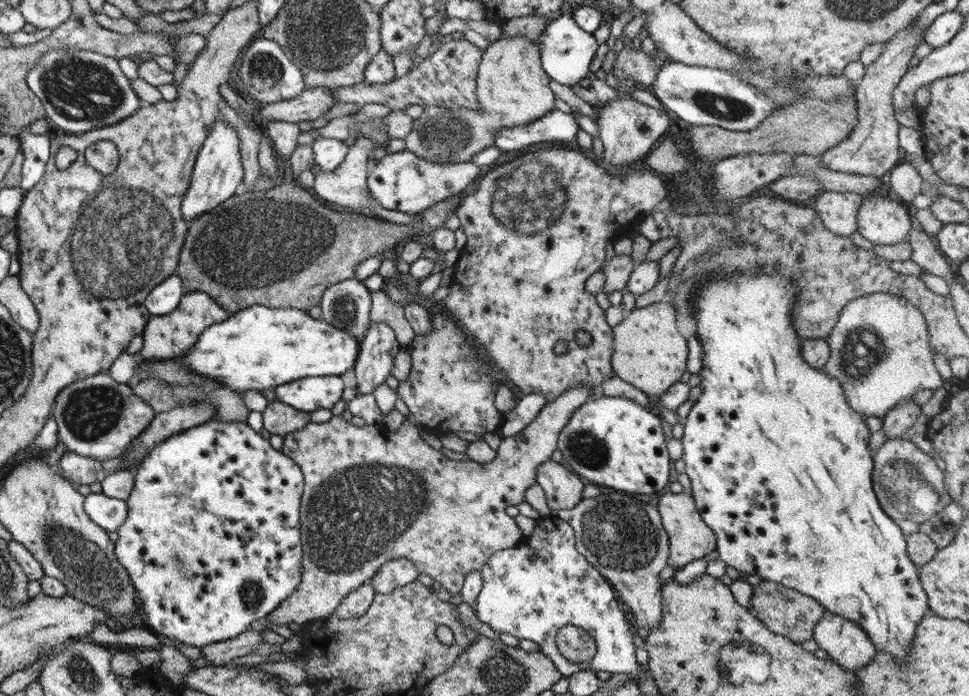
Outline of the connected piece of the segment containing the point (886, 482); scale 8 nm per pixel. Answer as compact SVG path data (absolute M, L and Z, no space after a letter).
M888 439L873 455L873 489L881 507L894 521L908 519L917 524L930 522L951 503L951 496L943 483L941 464L925 454L912 441Z

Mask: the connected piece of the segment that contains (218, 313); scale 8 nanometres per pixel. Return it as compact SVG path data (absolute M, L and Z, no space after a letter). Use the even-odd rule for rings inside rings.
M186 292L170 314L152 316L149 319L143 330L143 347L139 353L144 359L174 359L191 349L205 328L221 323L229 315L209 294Z

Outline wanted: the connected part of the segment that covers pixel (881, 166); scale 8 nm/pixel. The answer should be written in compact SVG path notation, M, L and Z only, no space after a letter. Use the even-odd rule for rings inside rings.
M916 19L907 28L899 30L886 41L883 54L873 63L865 67L865 74L857 84L857 125L846 140L833 146L821 155L821 163L830 170L852 174L882 177L892 170L900 156L899 127L893 108L893 92L895 86L909 70L914 50L923 43L923 28L919 28Z

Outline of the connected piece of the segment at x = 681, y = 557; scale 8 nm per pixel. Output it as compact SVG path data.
M671 493L662 495L658 501L661 524L669 537L668 564L678 569L689 562L704 558L707 554L715 553L717 537L701 518L692 495L686 493Z

